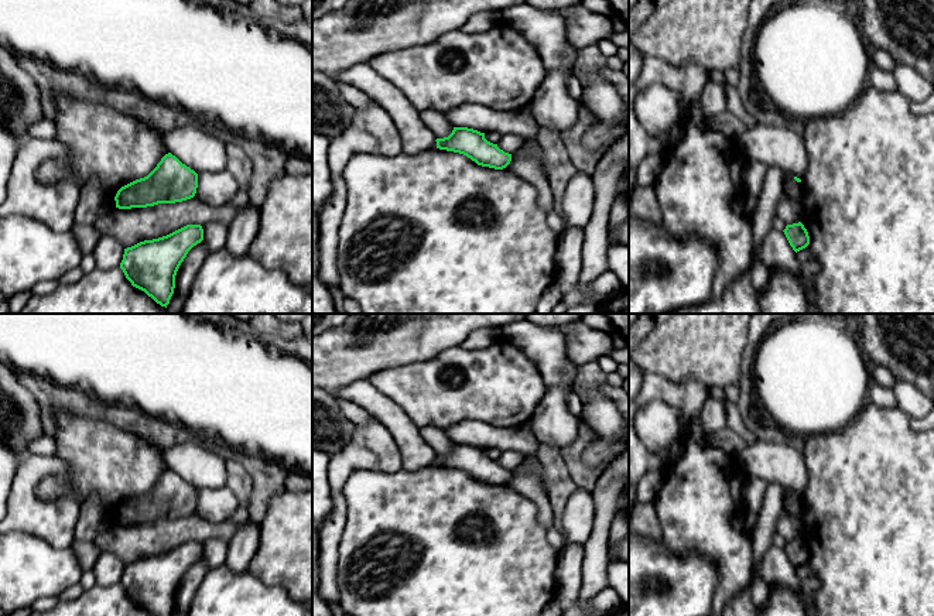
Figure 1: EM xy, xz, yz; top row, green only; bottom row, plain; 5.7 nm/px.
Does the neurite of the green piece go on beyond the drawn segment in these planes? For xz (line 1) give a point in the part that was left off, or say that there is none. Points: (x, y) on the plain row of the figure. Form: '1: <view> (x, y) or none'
1: none

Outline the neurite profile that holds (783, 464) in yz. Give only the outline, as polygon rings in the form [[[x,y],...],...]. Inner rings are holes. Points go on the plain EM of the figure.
[[[753,441],[746,444],[738,459],[746,478],[780,483],[786,490],[804,494],[808,483],[804,454],[788,442]]]

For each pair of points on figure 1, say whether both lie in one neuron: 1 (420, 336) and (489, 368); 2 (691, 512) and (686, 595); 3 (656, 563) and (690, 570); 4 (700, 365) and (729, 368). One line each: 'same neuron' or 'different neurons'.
1: different neurons
2: different neurons
3: same neuron
4: same neuron

